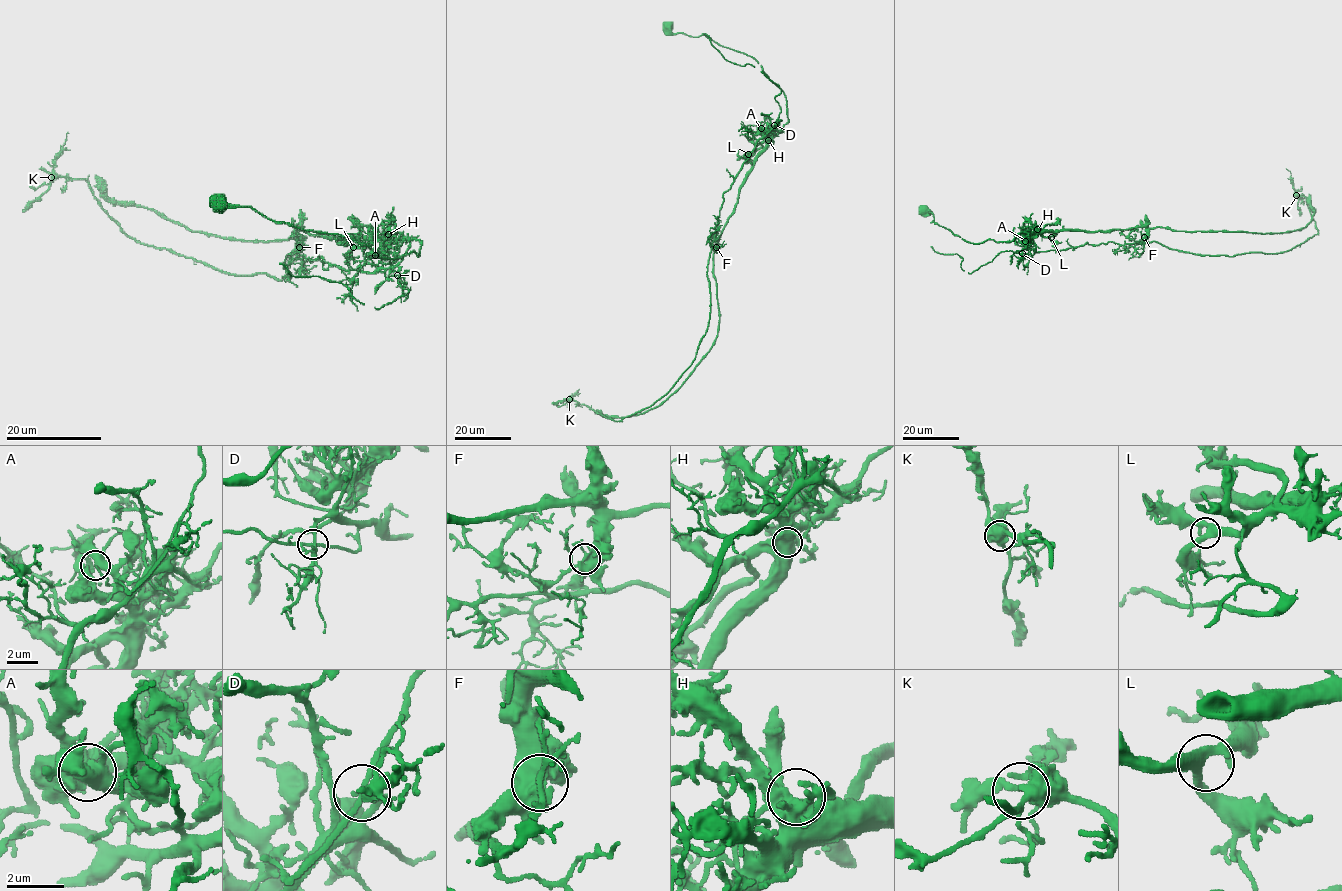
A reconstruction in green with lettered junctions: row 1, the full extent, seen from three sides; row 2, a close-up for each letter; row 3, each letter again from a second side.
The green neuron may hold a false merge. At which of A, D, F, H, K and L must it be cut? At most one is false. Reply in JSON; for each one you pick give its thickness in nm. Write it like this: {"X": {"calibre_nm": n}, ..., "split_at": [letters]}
{"F": {"calibre_nm": 480}, "split_at": ["F"]}

